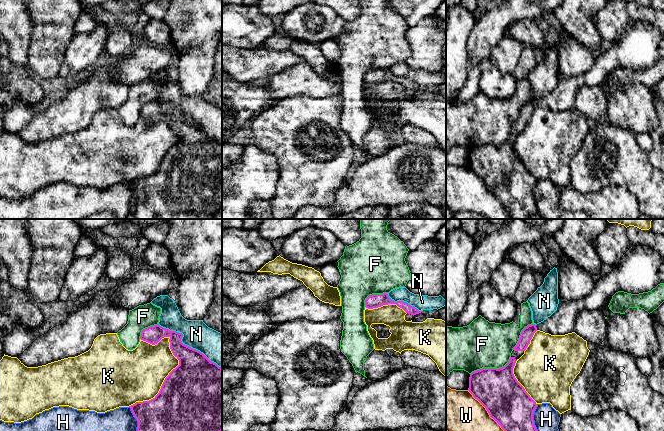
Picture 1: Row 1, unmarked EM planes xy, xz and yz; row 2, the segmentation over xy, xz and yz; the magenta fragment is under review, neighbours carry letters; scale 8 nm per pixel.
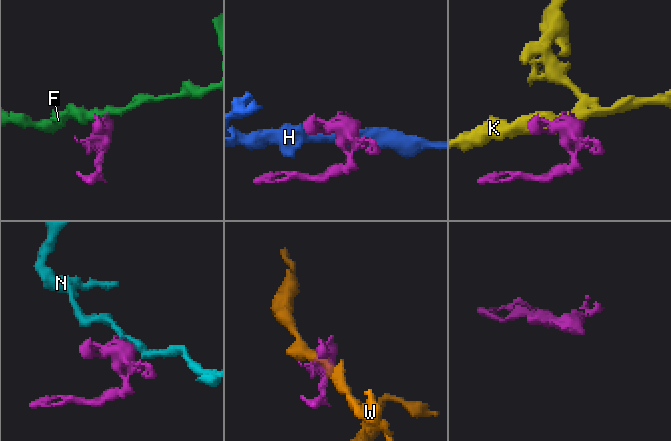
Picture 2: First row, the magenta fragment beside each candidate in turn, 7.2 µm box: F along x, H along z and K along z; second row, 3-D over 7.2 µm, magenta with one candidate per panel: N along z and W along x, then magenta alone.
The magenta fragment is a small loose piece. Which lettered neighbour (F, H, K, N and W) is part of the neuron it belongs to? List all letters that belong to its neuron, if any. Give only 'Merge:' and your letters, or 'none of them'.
Merge: none of them

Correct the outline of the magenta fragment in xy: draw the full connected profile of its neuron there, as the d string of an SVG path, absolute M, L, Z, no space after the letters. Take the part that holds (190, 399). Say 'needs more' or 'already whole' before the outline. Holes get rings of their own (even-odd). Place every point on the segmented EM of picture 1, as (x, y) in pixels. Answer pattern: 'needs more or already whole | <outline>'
already whole | M159 324L143 329L140 339L155 345L164 337L170 338L170 349L179 360L179 365L165 378L153 399L129 406L138 421L137 431L222 431L222 368L200 351L183 344L182 333L170 331Z

